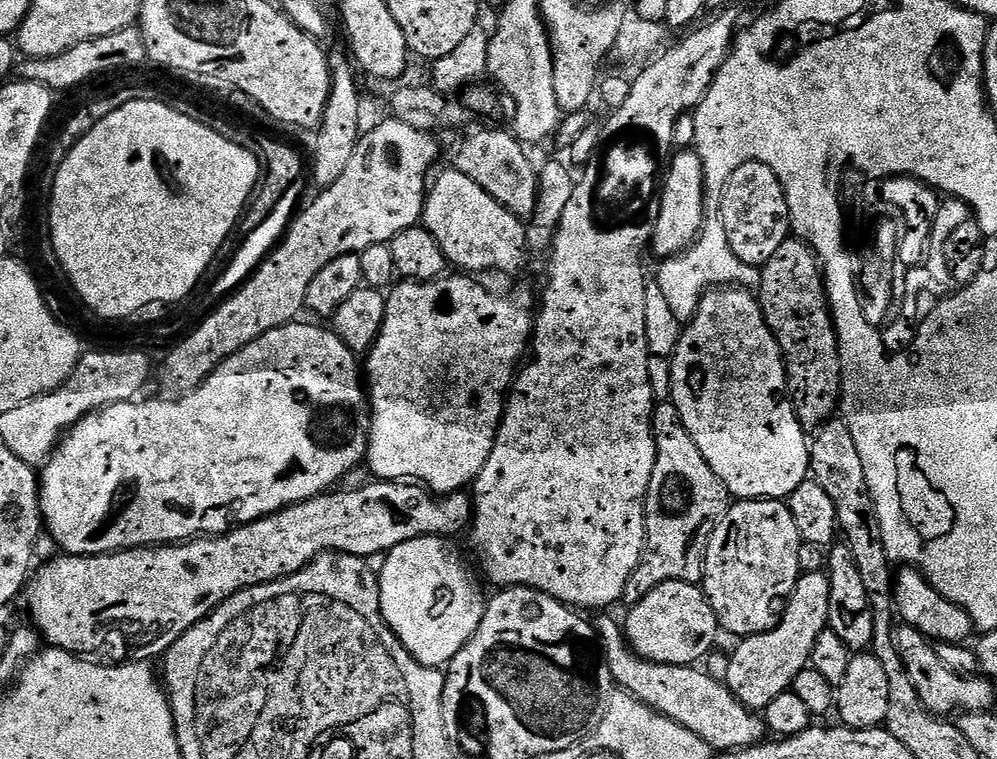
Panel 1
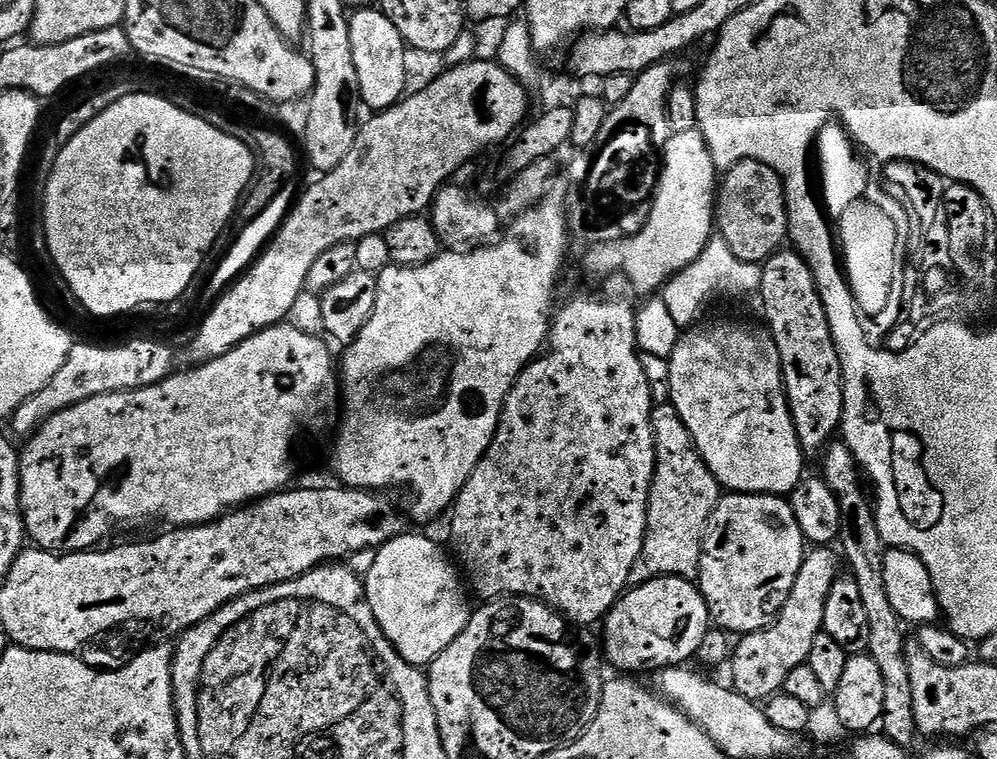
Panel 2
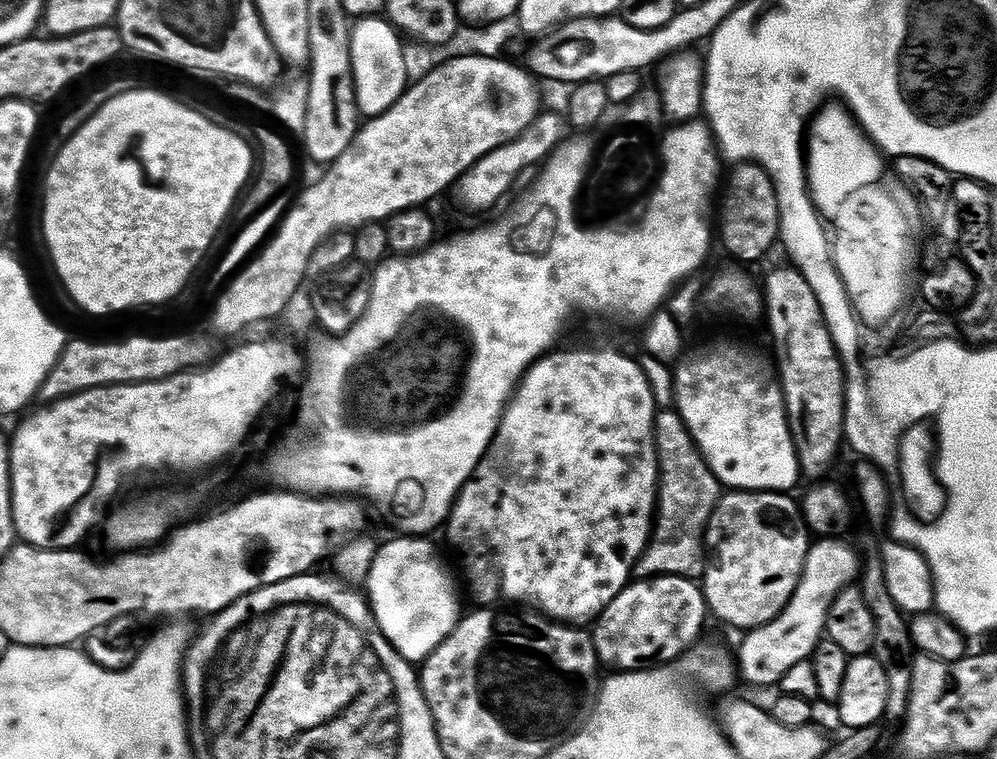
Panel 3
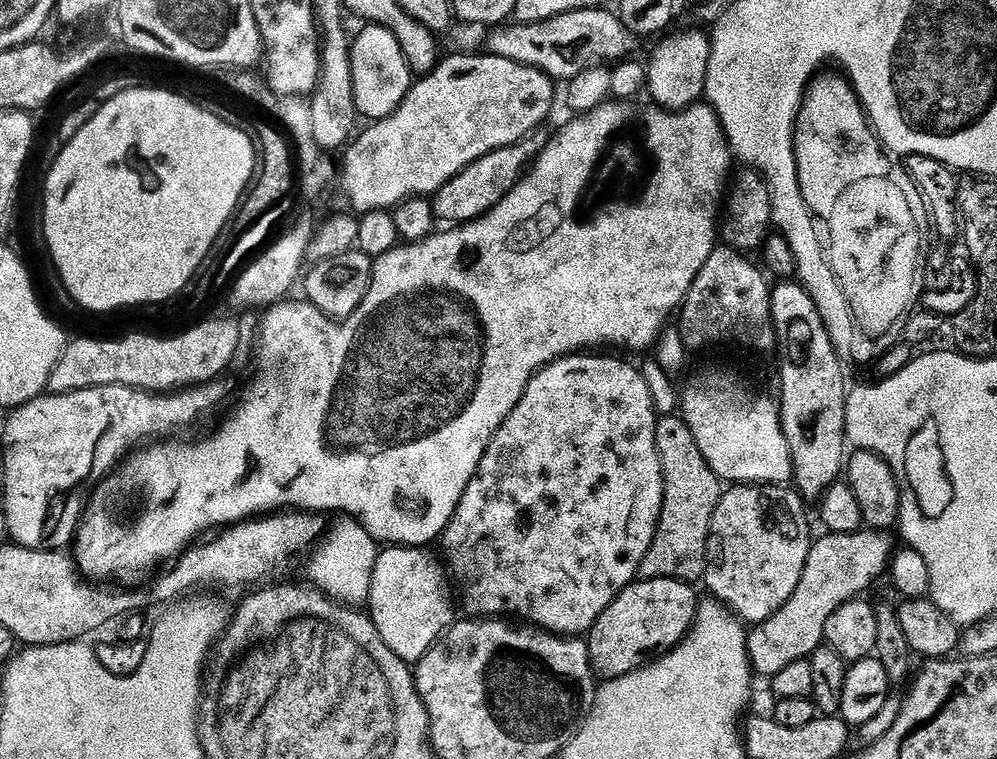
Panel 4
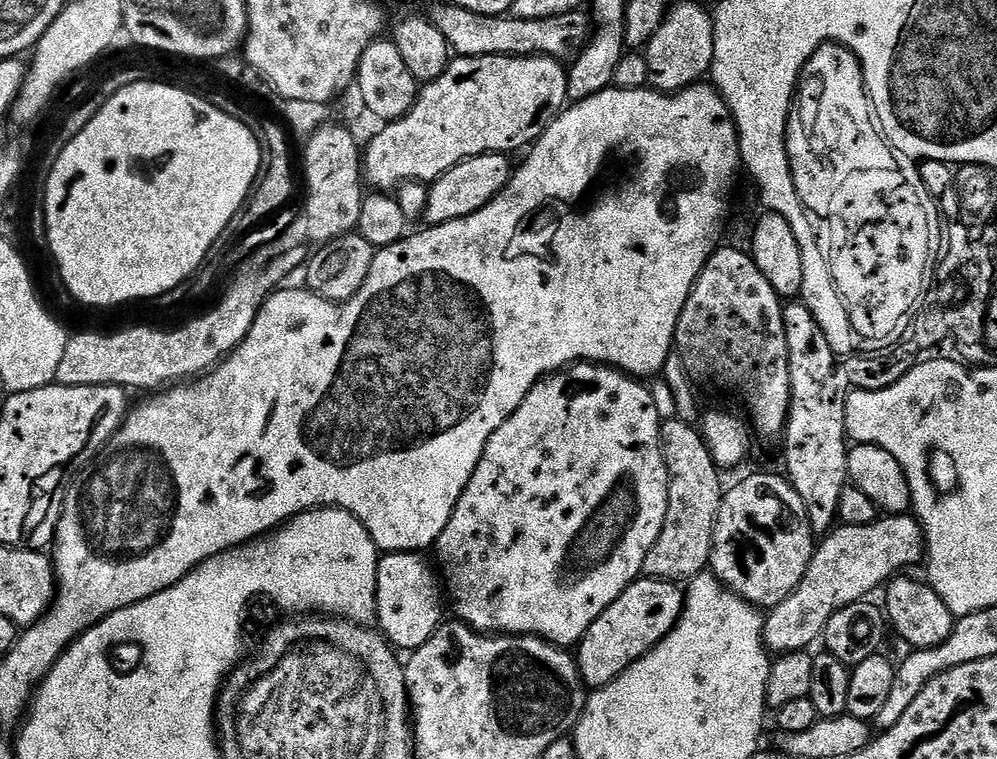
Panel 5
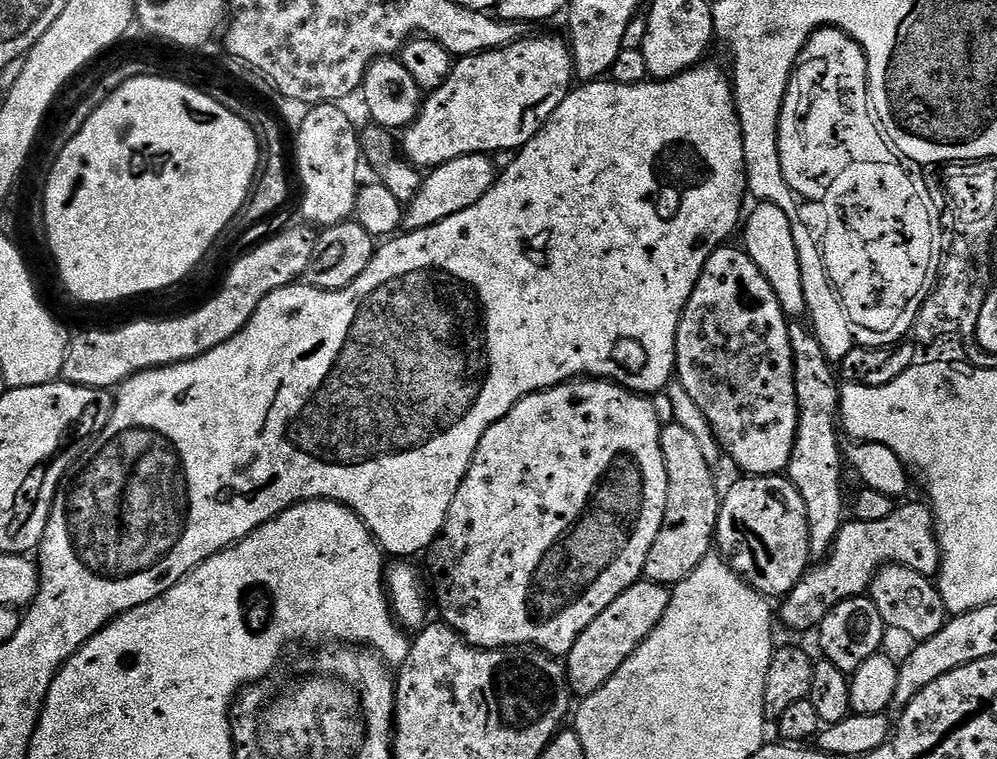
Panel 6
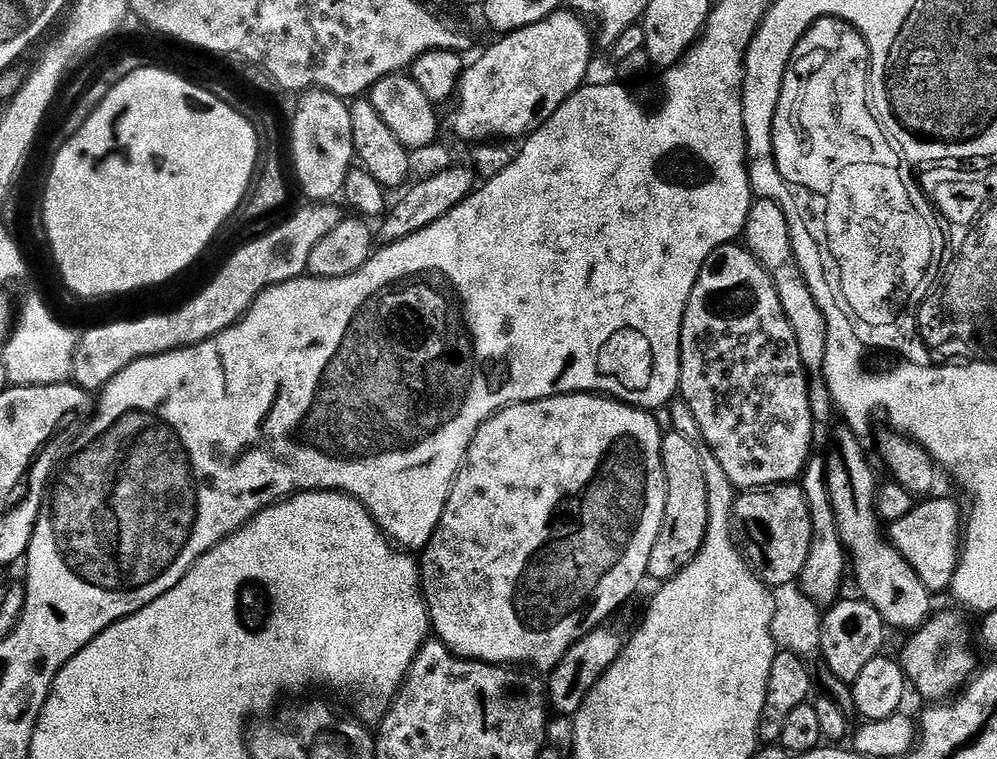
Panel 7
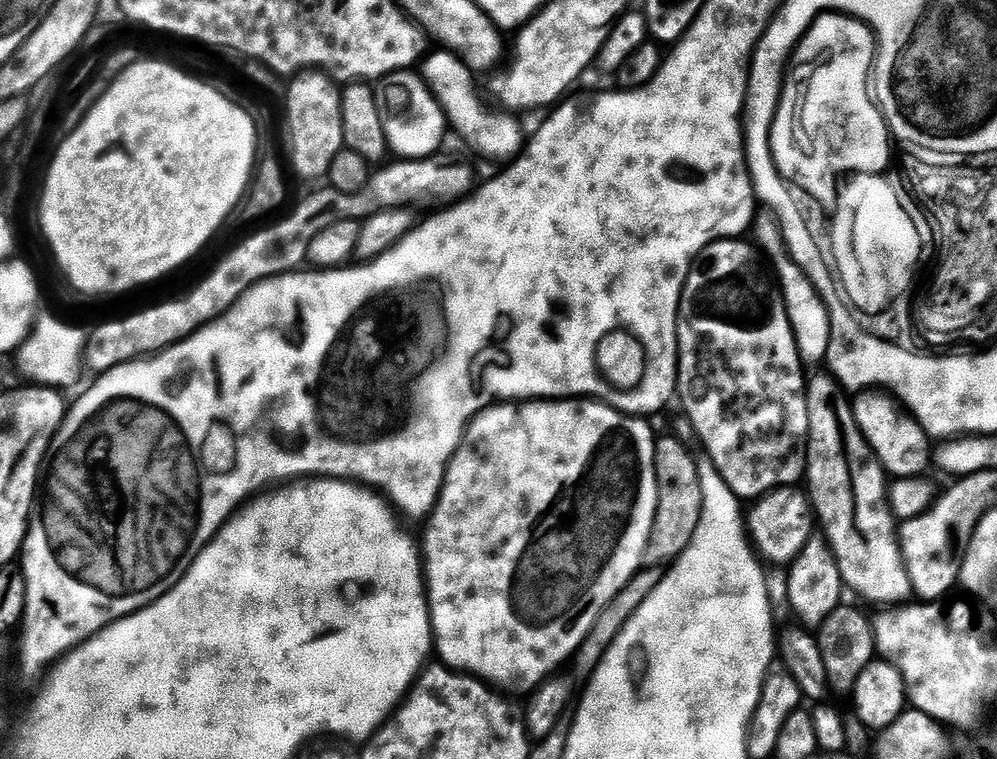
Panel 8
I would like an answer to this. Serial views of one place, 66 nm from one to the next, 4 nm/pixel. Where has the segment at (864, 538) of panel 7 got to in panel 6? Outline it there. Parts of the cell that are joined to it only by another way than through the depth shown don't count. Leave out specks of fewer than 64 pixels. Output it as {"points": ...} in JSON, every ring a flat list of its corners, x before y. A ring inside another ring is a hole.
{"points":[[888,563,880,569,872,580,870,595,885,625,891,631,893,628,896,632,905,632,912,642,928,640,945,626,946,609,939,587,929,577,899,563]]}

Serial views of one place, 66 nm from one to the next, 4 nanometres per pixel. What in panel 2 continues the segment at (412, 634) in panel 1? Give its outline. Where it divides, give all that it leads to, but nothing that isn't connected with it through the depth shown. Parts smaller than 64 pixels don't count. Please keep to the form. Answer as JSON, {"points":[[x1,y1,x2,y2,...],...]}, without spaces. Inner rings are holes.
{"points":[[411,534,395,536,390,542,380,545,376,552,374,566,370,566,368,575,363,581,366,599,374,610,374,618,379,622,380,629,406,662,417,666,431,664,438,658,438,654,442,654,442,650,446,650,446,646,450,646,450,642,454,642,454,638,458,638,458,634,462,634,462,630,468,624,469,593,457,565,453,564,434,541,427,540,424,536]]}

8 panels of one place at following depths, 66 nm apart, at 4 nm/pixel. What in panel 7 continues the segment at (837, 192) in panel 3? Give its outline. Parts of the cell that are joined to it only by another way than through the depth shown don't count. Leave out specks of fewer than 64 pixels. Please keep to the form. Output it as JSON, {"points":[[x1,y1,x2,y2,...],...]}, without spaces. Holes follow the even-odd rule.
{"points":[[825,18,817,20,815,24,808,27,808,33,803,36,798,42,798,46,792,55,792,63,789,64,784,81,782,82,782,94,778,98,778,110,774,114,774,134,772,141,774,142,774,154,776,155,776,165,782,174,782,178,793,189,805,188,808,192,820,192,820,194,827,193,830,186,834,186,836,182,836,174,842,168,848,168,850,164,858,164,864,162,862,166,870,164,870,166,890,166,891,164,898,164,897,147,889,139,888,133,884,131,884,127,880,125,880,120,876,117,874,105,869,96,862,94,860,90,860,58,866,58,866,51,864,45,867,41,864,36,857,31,852,24,846,23,845,20,837,20,835,18]]}

